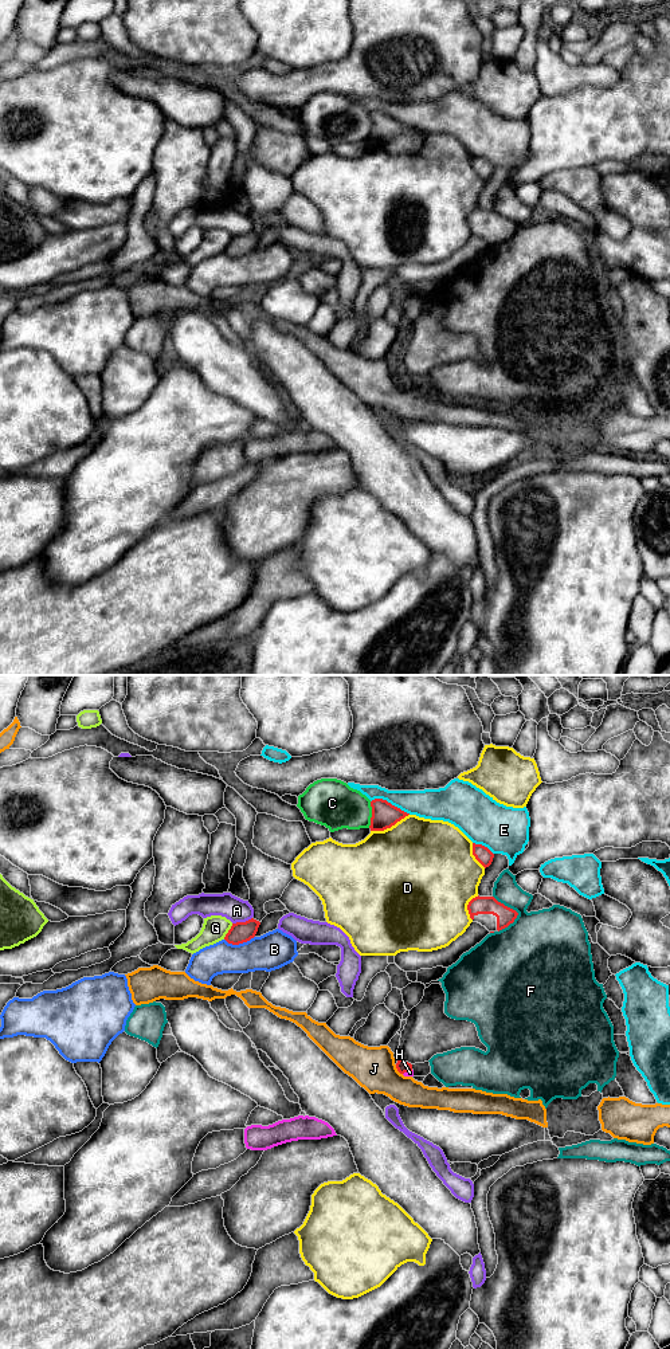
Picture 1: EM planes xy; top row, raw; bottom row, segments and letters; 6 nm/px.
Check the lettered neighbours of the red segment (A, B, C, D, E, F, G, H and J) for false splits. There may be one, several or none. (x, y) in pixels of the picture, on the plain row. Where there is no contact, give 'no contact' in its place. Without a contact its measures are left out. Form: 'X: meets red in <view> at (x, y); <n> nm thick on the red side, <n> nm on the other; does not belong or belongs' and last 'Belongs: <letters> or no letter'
A: meets red in xy at (242, 235); 130 nm thick on the red side, 140 nm on the other; does not belong
B: meets red in xy at (239, 255); 130 nm thick on the red side, 220 nm on the other; does not belong
C: meets red in xy at (372, 128); 160 nm thick on the red side, 280 nm on the other; does not belong
D: meets red in xy at (390, 140); 160 nm thick on the red side, 500 nm on the other; does not belong
E: meets red in xy at (390, 116); 160 nm thick on the red side, 180 nm on the other; does not belong
F: meets red in xy at (517, 226); 110 nm thick on the red side, 440 nm on the other; does not belong
G: meets red in xy at (228, 244); 130 nm thick on the red side, 150 nm on the other; does not belong
H: meets red in xy at (407, 384); 70 nm thick on the red side, 30 nm on the other; belongs
J: meets red in xy at (398, 383); 70 nm thick on the red side, 260 nm on the other; does not belong
Belongs: H

